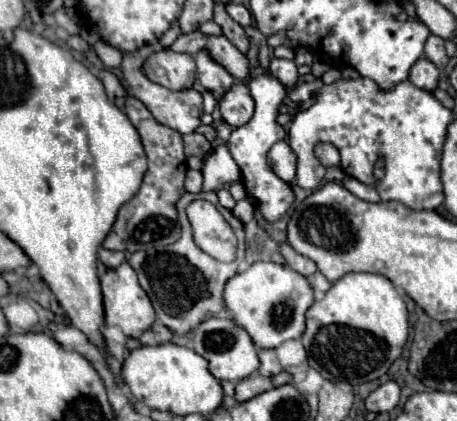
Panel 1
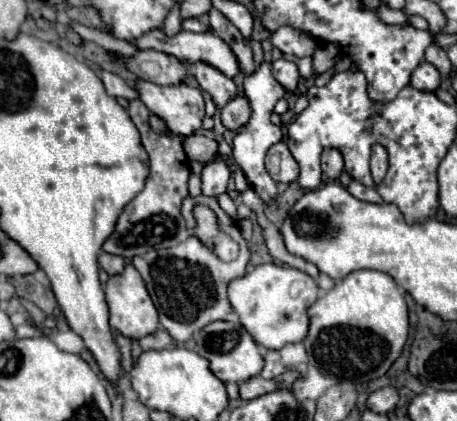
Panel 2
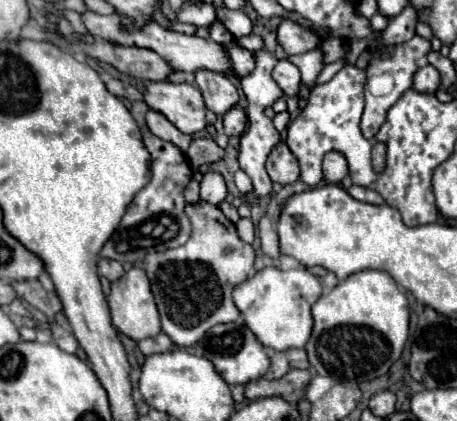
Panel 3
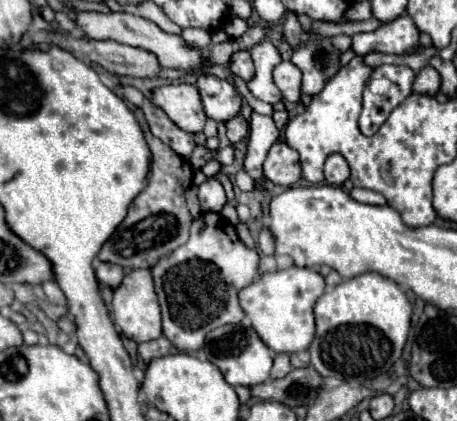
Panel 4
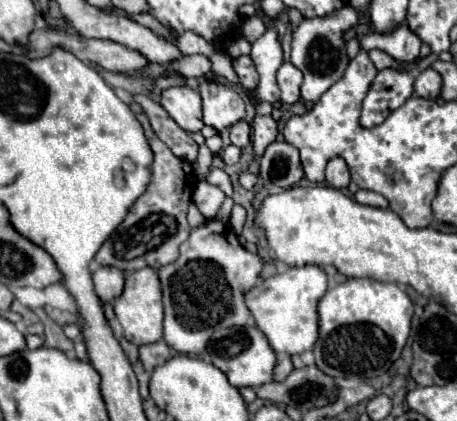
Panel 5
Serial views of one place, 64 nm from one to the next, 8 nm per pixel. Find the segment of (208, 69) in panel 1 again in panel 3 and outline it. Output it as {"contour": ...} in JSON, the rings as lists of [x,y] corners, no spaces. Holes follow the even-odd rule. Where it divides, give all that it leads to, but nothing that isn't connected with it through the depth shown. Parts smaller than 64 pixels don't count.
{"contour":[[[196,70],[196,84],[204,96],[206,106],[222,116],[238,102],[238,90],[236,86],[222,74],[212,70]]]}

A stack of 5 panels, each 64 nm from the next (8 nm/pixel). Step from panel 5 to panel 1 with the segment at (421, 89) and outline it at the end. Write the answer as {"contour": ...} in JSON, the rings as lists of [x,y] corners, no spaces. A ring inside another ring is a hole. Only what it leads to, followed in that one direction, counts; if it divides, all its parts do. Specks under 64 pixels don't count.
{"contour":[[[420,58],[410,68],[410,76],[408,76],[408,80],[412,84],[416,84],[418,88],[424,88],[428,92],[432,92],[438,86],[438,78],[440,78],[440,70],[428,58]]]}

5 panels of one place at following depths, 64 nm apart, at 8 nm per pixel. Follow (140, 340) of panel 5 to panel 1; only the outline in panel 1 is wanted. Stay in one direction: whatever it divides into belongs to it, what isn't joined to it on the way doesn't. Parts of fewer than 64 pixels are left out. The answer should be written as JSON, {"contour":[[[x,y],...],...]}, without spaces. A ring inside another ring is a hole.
{"contour":[[[122,262],[118,268],[108,268],[104,276],[100,276],[102,284],[102,296],[104,296],[104,320],[110,326],[118,326],[124,336],[138,338],[146,328],[154,322],[154,308],[146,296],[146,292],[140,288],[136,280],[136,272],[128,262]]]}

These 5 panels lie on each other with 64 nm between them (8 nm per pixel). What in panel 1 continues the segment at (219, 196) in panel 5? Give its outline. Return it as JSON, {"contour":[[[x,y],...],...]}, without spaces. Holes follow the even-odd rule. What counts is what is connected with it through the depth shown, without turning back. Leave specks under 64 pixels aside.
{"contour":[[[228,144],[216,146],[202,166],[203,187],[202,191],[217,191],[222,184],[240,182],[240,168],[234,162]]]}

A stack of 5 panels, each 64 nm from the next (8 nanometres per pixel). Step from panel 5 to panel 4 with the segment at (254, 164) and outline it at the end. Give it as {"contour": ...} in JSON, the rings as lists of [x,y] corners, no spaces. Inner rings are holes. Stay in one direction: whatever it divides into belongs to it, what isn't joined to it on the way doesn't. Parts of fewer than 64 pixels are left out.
{"contour":[[[252,112],[252,120],[250,120],[250,132],[248,132],[248,150],[244,156],[244,170],[254,178],[256,188],[262,190],[264,188],[264,172],[262,172],[262,164],[264,158],[270,150],[270,146],[278,140],[280,132],[272,122],[272,116],[262,116],[258,112]]]}

